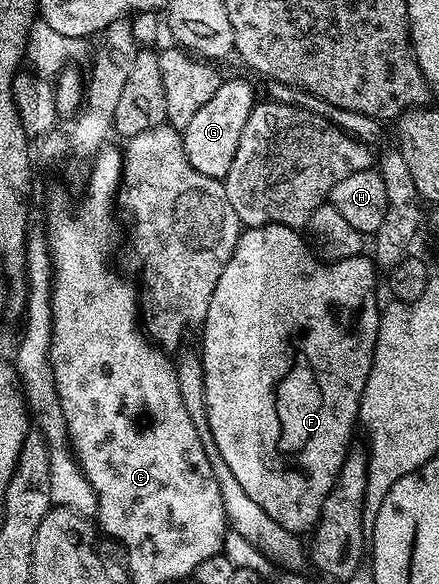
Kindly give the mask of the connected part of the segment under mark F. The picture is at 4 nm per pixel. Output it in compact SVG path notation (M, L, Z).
M288 225L247 227L240 232L229 263L225 263L221 279L217 279L217 287L213 287L213 299L209 299L209 311L201 326L201 334L203 333L201 360L207 419L213 439L221 457L225 459L225 463L229 465L234 478L241 483L242 490L249 495L249 499L253 499L253 503L257 503L257 507L261 507L261 511L265 511L269 519L277 519L281 527L296 535L303 535L306 529L307 532L314 530L321 515L321 507L341 471L344 459L347 458L349 446L352 444L351 432L357 429L359 401L363 397L365 383L369 379L381 316L381 304L379 305L379 297L375 294L375 273L377 266L367 255L330 263L316 257L311 252L310 245L301 236L300 230L290 229Z

